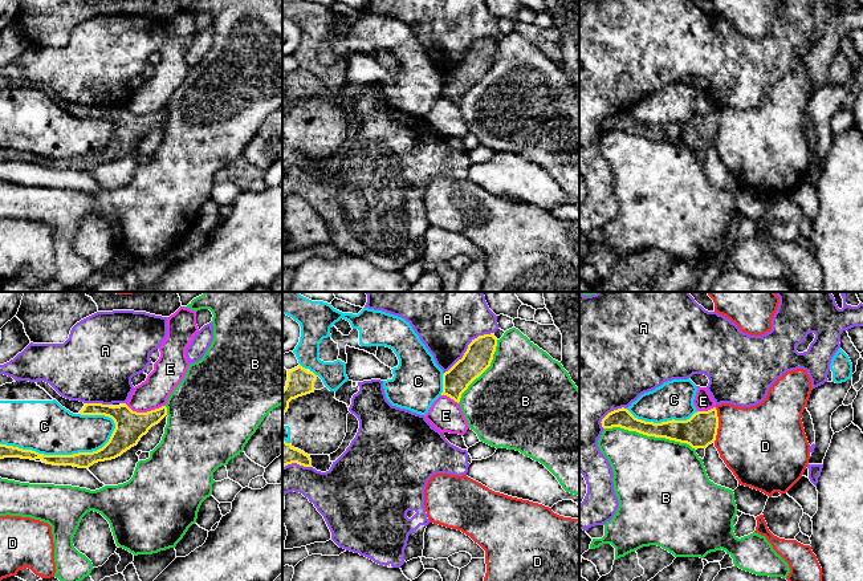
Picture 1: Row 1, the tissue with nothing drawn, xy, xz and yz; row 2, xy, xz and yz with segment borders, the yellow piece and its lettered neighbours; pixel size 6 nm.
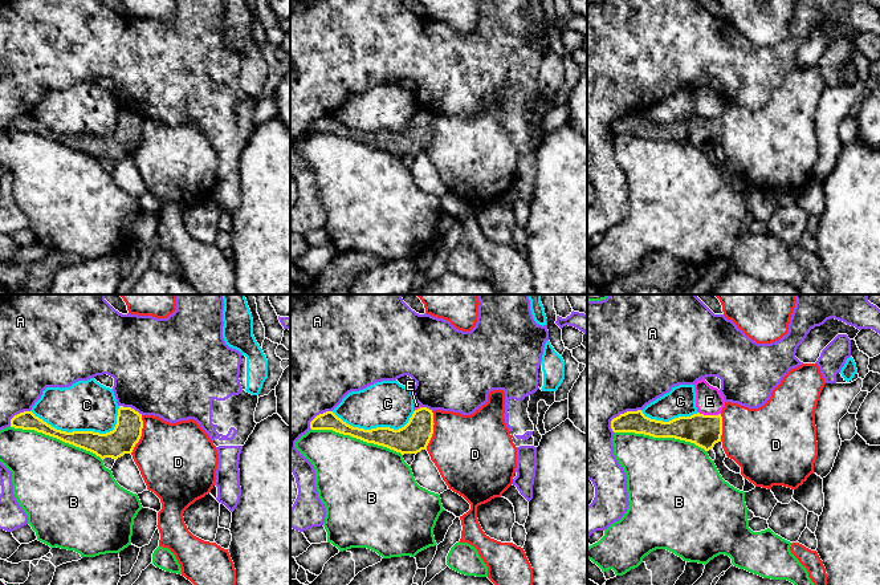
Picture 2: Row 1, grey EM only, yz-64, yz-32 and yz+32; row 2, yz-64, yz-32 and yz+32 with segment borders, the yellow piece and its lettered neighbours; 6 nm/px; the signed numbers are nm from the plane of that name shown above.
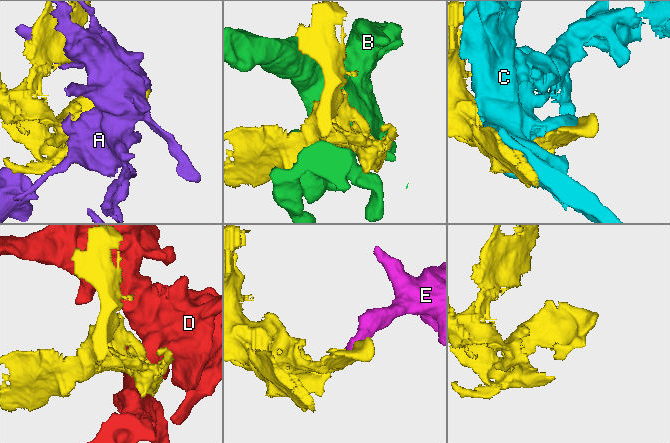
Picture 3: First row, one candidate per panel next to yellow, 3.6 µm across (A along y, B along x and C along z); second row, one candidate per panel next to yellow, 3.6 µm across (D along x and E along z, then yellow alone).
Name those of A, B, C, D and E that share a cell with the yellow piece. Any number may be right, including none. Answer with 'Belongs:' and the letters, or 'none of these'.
Belongs: none of these

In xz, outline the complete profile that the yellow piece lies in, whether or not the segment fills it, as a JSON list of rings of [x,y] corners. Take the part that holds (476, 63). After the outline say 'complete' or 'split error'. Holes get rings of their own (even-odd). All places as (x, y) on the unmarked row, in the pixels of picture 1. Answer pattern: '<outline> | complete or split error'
[[[493,36],[479,38],[468,48],[463,61],[443,77],[443,96],[455,105],[489,69],[496,54],[497,41]]] | complete

